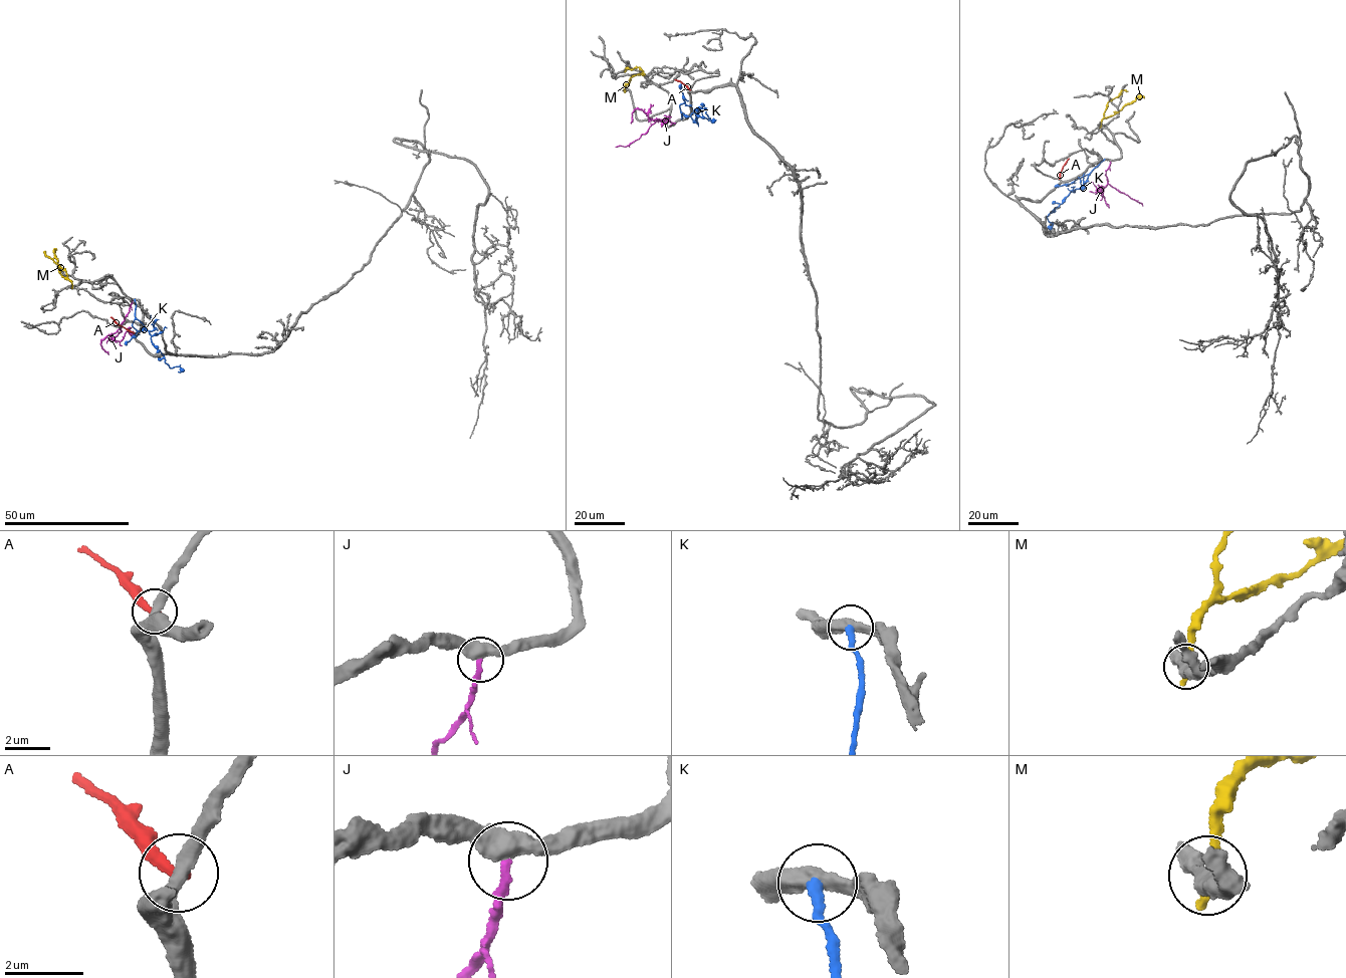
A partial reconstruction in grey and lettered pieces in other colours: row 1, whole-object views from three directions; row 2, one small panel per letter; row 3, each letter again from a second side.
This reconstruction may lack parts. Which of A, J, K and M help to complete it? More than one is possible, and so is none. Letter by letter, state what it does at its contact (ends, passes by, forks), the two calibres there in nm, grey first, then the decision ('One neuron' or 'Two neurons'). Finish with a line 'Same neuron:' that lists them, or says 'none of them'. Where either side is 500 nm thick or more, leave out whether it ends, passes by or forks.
A: It ends there. Thickness 340 nm (grey) against 240 nm. Two neurons
J: It ends there. Thickness 460 nm (grey) against 190 nm. Two neurons
K: It ends there. Thickness 400 nm (grey) against 260 nm. Two neurons
M: It ends there. Thickness 360 nm (grey) against 340 nm. Two neurons
Same neuron: none of them

